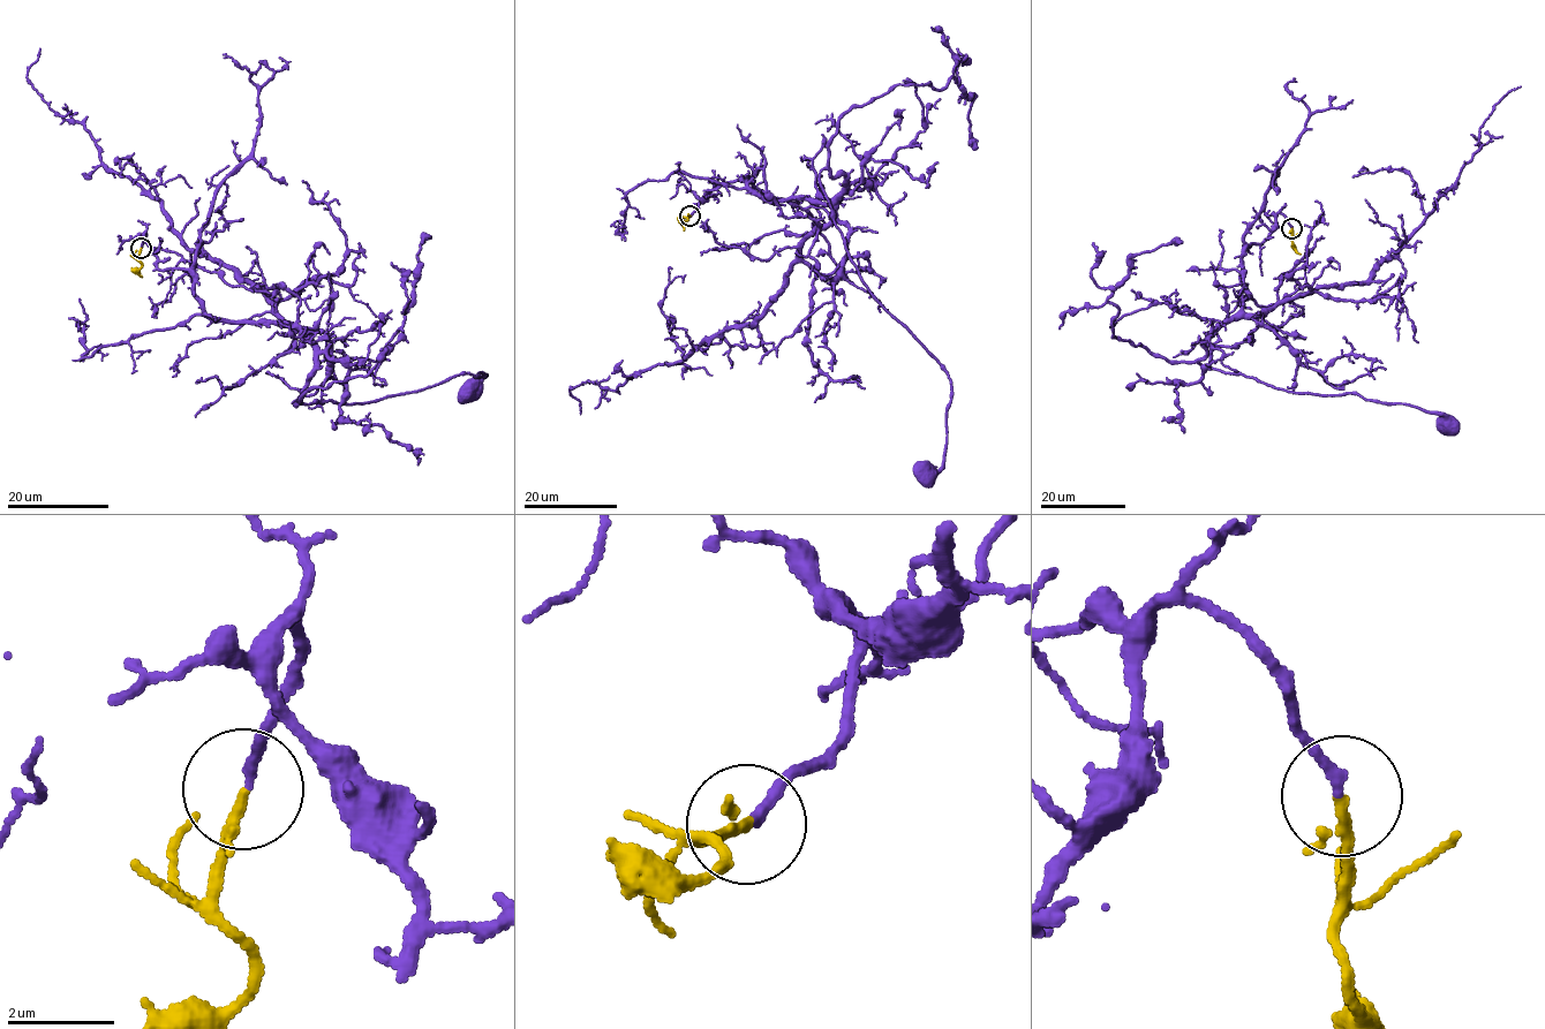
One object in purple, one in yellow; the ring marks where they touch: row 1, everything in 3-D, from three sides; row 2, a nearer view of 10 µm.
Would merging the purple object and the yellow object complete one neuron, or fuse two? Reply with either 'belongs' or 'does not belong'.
belongs

